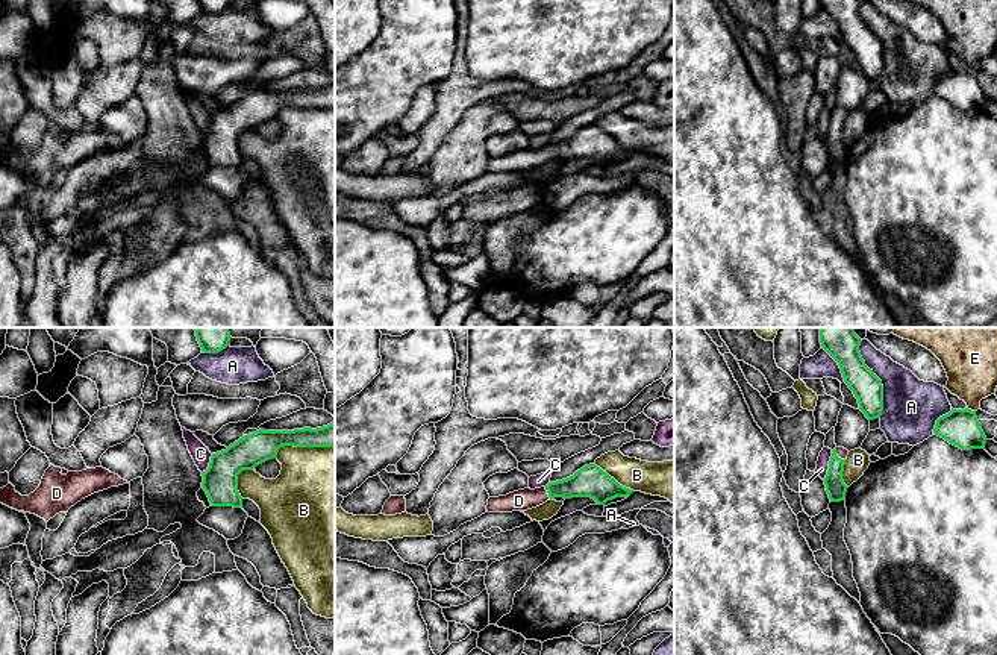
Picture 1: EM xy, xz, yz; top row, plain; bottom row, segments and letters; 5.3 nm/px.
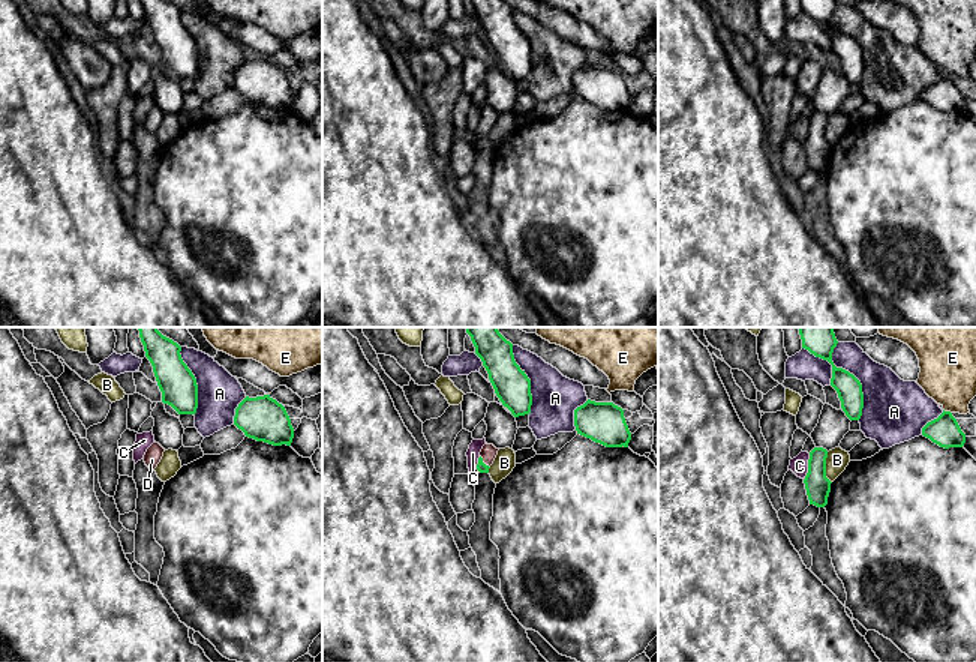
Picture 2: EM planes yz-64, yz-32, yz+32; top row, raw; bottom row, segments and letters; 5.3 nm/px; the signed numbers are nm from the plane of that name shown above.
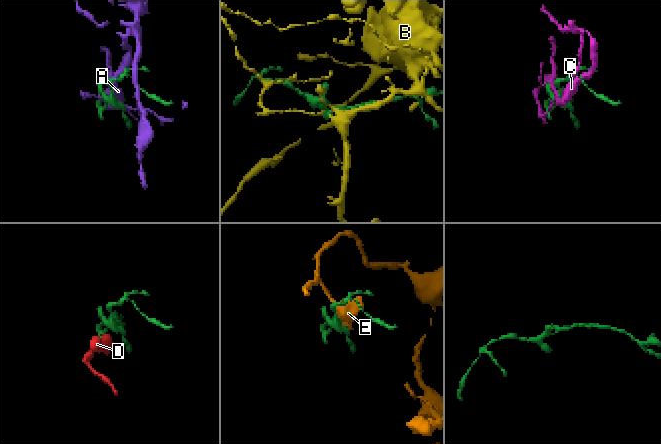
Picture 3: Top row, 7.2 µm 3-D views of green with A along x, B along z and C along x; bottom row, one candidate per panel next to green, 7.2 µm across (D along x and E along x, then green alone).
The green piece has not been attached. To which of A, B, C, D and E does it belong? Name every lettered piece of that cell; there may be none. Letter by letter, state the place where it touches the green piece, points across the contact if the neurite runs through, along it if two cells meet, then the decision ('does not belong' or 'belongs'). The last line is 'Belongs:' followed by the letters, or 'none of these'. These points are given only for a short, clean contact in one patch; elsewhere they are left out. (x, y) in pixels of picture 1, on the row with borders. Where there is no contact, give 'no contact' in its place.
A: contact yz (879, 379); does not belong
B: contact xy (302, 446); does not belong
C: contact yz (829, 466); does not belong
D: contact xz (547, 492); way xz (590, 481), (547, 492), (525, 499); belongs
E: contact yz (970, 410); border yz (967, 408), (975, 411); does not belong
Belongs: D

